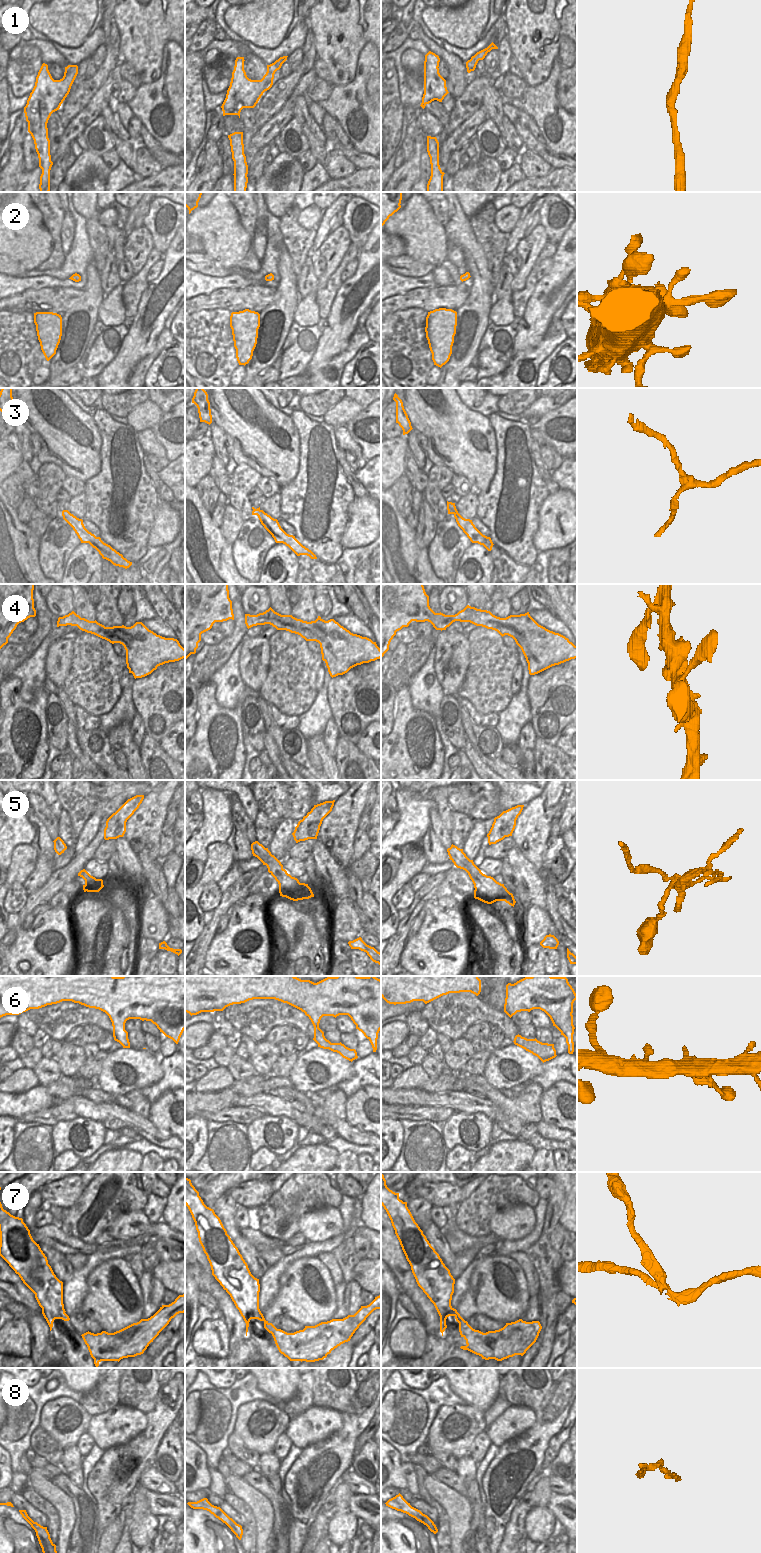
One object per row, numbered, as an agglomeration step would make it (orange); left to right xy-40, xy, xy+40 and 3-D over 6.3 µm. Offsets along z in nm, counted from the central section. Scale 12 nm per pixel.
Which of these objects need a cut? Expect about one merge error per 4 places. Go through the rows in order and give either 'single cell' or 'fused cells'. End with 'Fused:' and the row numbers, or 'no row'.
1: single cell
2: single cell
3: single cell
4: single cell
5: fused cells
6: single cell
7: fused cells
8: single cell
Fused: 5, 7

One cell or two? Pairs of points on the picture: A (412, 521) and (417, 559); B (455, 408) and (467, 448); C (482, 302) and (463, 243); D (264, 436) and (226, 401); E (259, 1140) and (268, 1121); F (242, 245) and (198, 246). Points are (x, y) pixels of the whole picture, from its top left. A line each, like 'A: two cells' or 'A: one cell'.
A: two cells
B: one cell
C: one cell
D: one cell
E: one cell
F: two cells

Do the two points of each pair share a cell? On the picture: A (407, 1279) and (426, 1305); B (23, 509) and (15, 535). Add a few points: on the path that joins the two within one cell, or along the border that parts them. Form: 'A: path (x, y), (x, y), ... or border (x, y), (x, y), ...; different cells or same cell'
A: path (408, 1285), (420, 1299); same cell
B: border (16, 509), (18, 519), (26, 524); different cells

